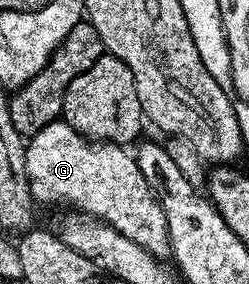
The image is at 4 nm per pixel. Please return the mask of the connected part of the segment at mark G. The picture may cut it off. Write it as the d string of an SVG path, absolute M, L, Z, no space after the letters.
M56 121L45 125L45 129L30 136L27 143L25 169L27 179L31 183L32 200L39 202L40 199L43 203L68 203L68 208L78 209L85 215L94 215L102 223L108 223L113 229L117 229L117 233L129 237L129 241L137 241L137 245L141 245L156 257L171 255L165 209L151 190L151 186L145 181L134 154L126 146L92 141L77 129L70 127L68 123Z

